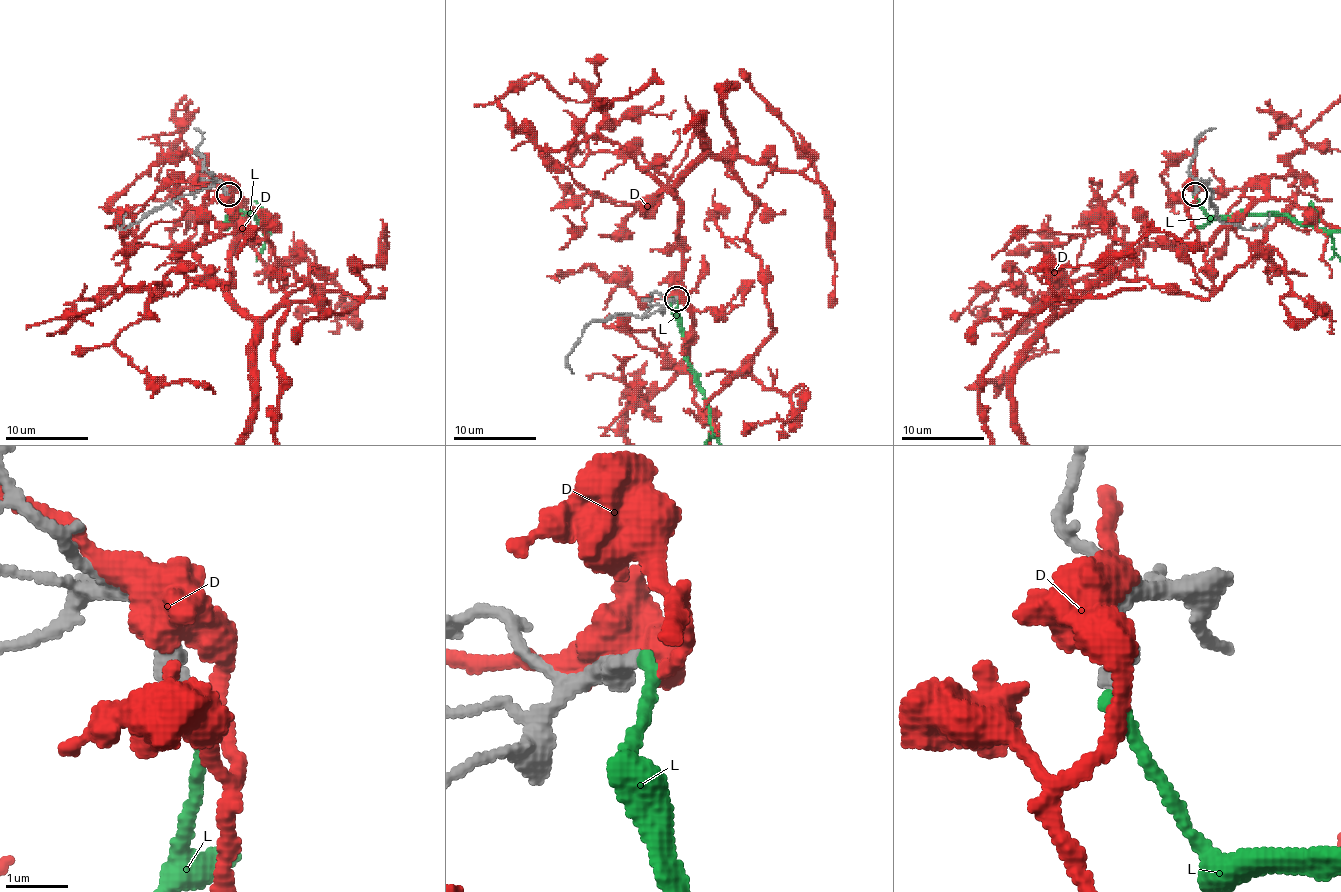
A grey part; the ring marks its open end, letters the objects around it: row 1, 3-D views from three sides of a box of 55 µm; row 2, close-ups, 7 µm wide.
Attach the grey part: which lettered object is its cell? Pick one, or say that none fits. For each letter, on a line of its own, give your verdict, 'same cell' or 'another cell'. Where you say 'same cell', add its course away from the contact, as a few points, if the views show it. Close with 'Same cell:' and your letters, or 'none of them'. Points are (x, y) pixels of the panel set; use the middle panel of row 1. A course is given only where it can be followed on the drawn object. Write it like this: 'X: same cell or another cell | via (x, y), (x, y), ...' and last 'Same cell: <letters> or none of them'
D: another cell
L: same cell
Same cell: L

